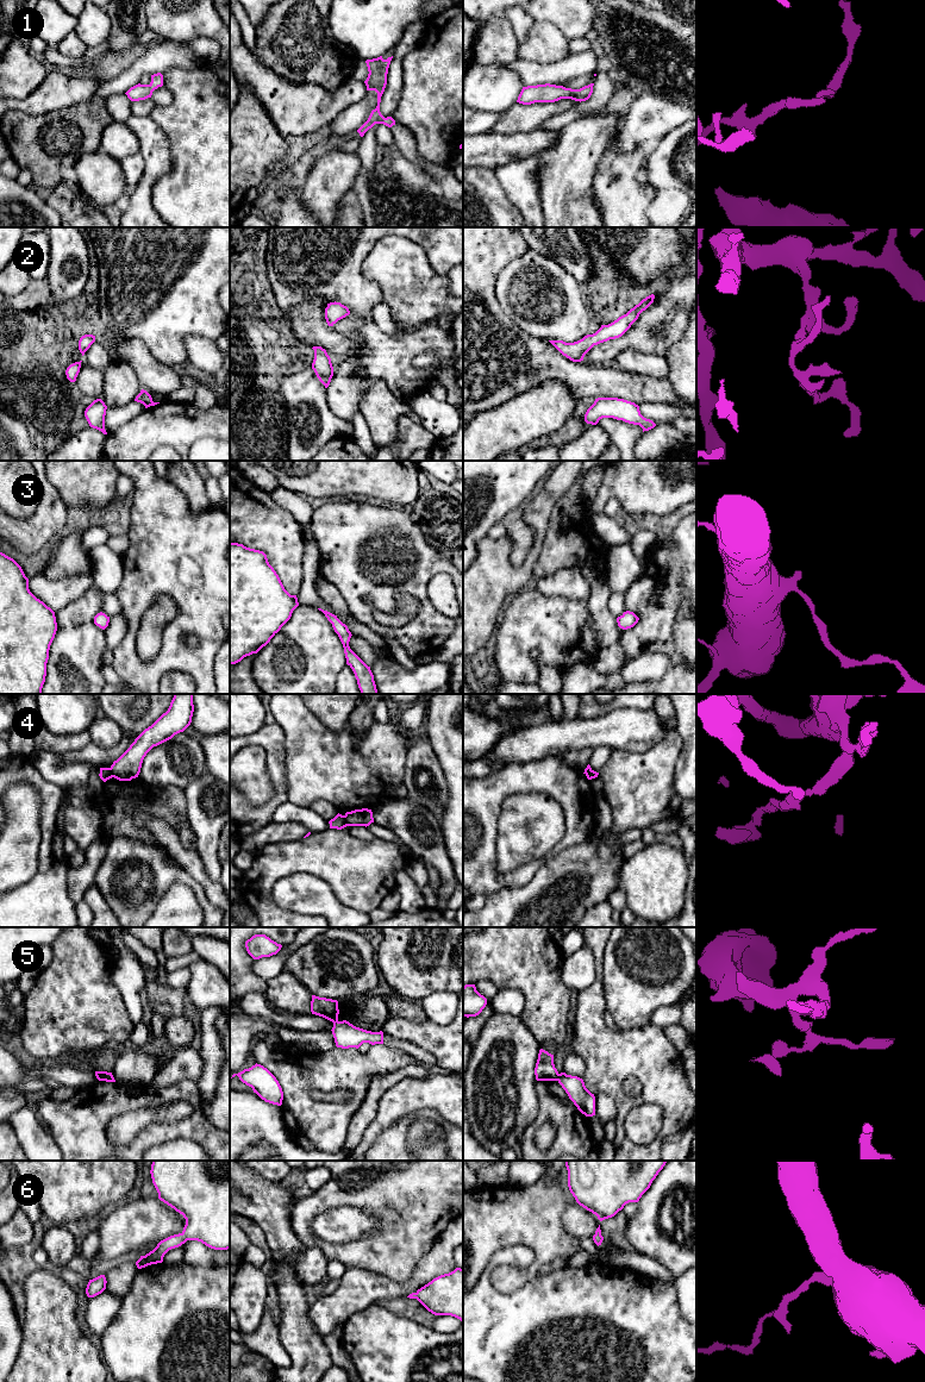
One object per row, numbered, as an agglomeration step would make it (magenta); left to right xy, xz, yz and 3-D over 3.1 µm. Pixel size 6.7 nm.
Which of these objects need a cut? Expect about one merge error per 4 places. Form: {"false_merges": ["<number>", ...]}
{"false_merges": ["4", "5"]}

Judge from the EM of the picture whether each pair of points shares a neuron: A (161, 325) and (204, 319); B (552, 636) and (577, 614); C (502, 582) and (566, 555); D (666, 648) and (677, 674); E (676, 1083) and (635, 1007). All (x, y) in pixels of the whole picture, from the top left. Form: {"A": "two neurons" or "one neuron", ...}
{"A": "one neuron", "B": "one neuron", "C": "two neurons", "D": "two neurons", "E": "two neurons"}

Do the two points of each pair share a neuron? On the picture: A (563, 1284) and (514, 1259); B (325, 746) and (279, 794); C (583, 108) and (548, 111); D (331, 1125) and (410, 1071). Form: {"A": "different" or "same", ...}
{"A": "same", "B": "different", "C": "different", "D": "different"}

